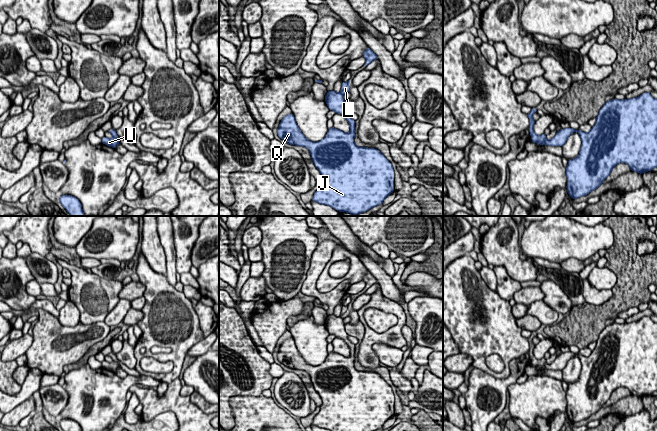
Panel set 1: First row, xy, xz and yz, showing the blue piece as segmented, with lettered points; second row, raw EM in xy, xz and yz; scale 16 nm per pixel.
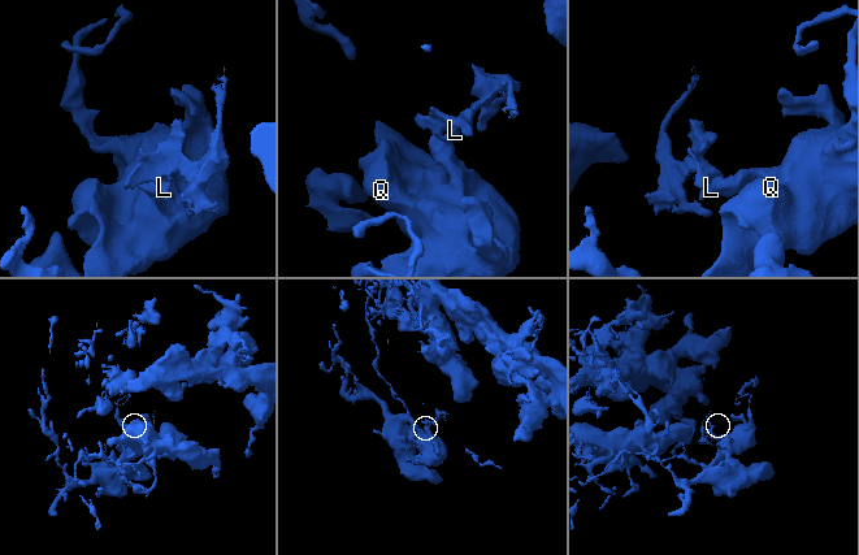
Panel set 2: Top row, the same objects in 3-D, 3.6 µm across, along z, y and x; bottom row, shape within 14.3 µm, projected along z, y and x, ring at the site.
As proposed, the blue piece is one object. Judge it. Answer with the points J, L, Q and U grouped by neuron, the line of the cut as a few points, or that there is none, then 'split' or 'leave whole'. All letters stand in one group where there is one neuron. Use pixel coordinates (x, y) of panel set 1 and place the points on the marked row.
J Q U / L; cut in yz along (545, 137), (544, 144); split

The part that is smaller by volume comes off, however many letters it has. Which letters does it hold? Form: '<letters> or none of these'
J, Q, U

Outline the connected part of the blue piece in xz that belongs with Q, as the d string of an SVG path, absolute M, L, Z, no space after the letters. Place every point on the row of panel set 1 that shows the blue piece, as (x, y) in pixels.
M328 91L325 101L329 110L342 114L349 122L349 133L332 127L328 129L322 140L312 142L300 131L293 113L282 119L277 133L290 145L306 147L310 151L312 161L322 176L320 187L314 193L312 201L331 206L339 212L357 215L382 204L384 199L395 191L394 169L379 150L355 145L355 120L348 115L349 111L345 107L345 100L340 92Z

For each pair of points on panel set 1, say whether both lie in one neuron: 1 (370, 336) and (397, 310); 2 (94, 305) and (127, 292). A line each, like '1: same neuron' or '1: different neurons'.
1: same neuron
2: different neurons

